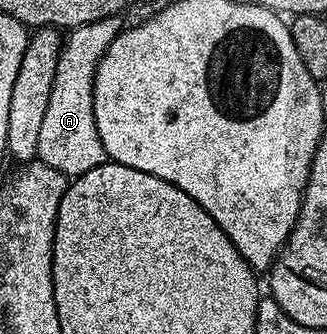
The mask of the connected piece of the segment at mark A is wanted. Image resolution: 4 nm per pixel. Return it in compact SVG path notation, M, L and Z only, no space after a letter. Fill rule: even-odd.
M118 17L99 19L72 29L64 37L57 60L57 74L53 76L53 90L49 92L49 104L41 123L41 136L37 139L38 161L57 168L68 179L80 178L89 168L97 168L108 161L101 136L97 136L97 124L93 120L93 84L101 56L107 54L109 44L119 35L121 23Z

